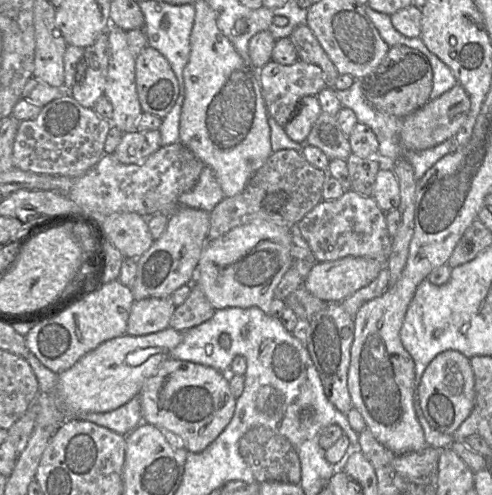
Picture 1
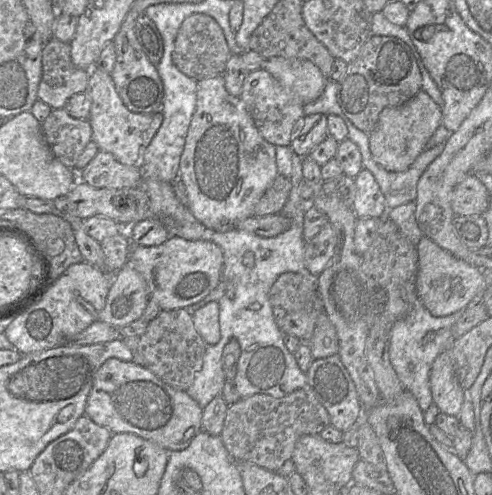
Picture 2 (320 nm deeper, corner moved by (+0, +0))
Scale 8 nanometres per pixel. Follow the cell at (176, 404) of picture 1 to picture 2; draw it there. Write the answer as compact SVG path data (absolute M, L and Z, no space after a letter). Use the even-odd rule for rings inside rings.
M113 357L95 374L84 415L113 434L133 433L173 451L188 447L201 431L202 413L203 408L186 391L164 383L147 367Z

